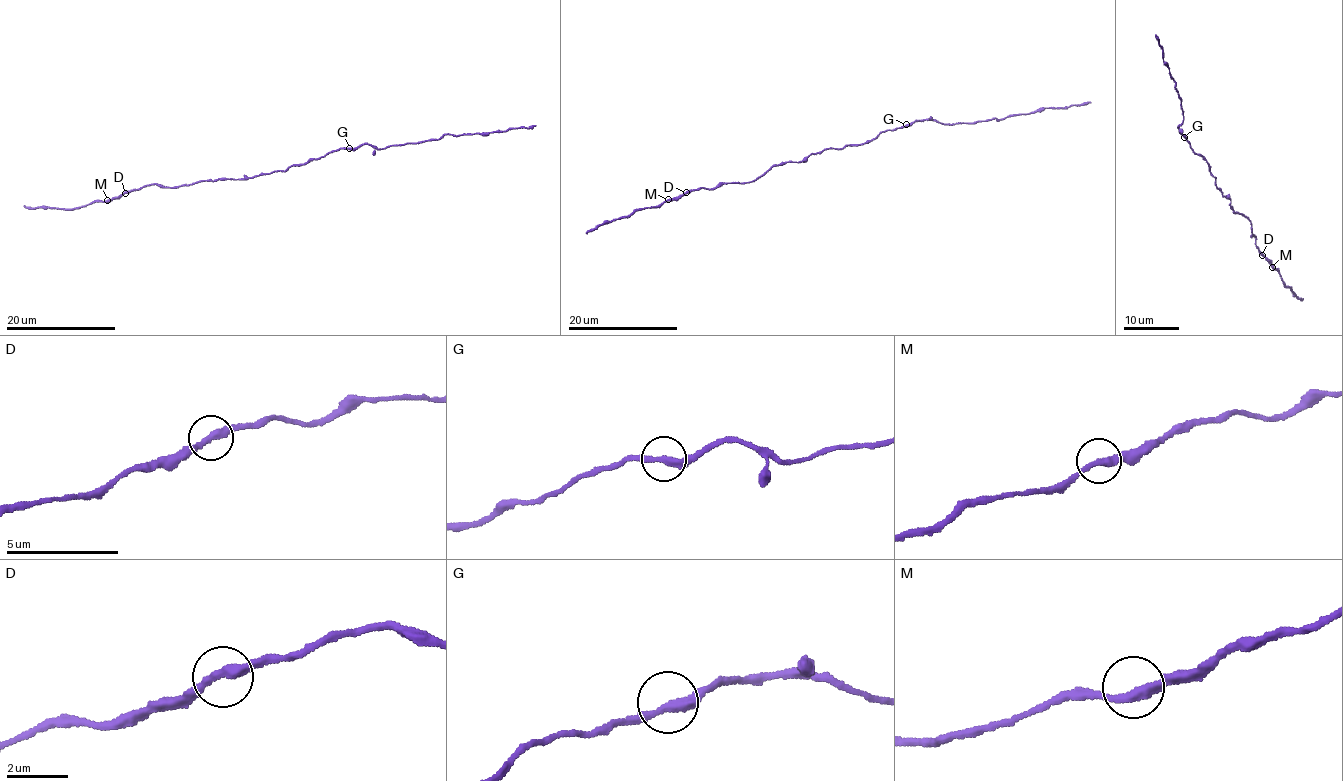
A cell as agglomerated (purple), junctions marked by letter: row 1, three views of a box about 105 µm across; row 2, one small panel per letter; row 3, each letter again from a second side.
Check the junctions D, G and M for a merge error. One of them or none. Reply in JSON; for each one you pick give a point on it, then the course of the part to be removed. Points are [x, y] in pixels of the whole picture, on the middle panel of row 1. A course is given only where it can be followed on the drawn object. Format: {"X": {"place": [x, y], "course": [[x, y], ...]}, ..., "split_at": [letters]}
{"split_at": []}

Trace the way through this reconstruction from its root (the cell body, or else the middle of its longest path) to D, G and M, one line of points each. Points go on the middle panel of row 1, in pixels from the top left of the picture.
D: (834, 148), (811, 154), (798, 162), (772, 165), (749, 182), (720, 183), (714, 189), (701, 187), (686, 193)
G: (834, 148), (861, 145), (880, 133), (906, 124)
M: (834, 148), (811, 154), (798, 162), (772, 165), (749, 182), (720, 183), (714, 189), (692, 189), (668, 199)

